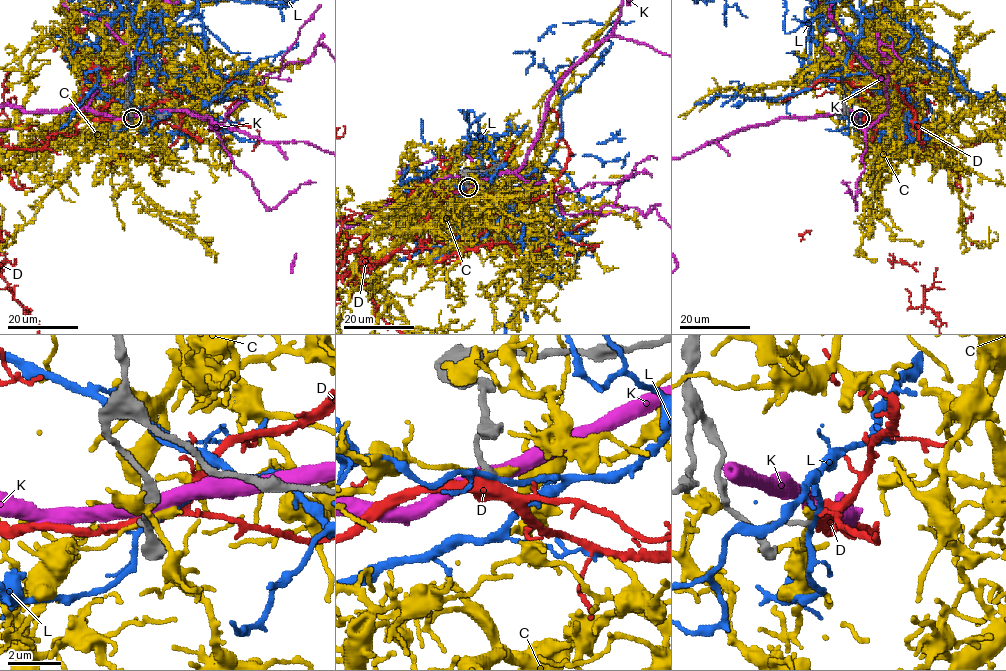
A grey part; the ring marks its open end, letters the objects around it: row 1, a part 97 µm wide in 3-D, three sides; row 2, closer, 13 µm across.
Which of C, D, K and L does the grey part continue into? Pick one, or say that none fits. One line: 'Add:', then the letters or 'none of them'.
Add: none of them

